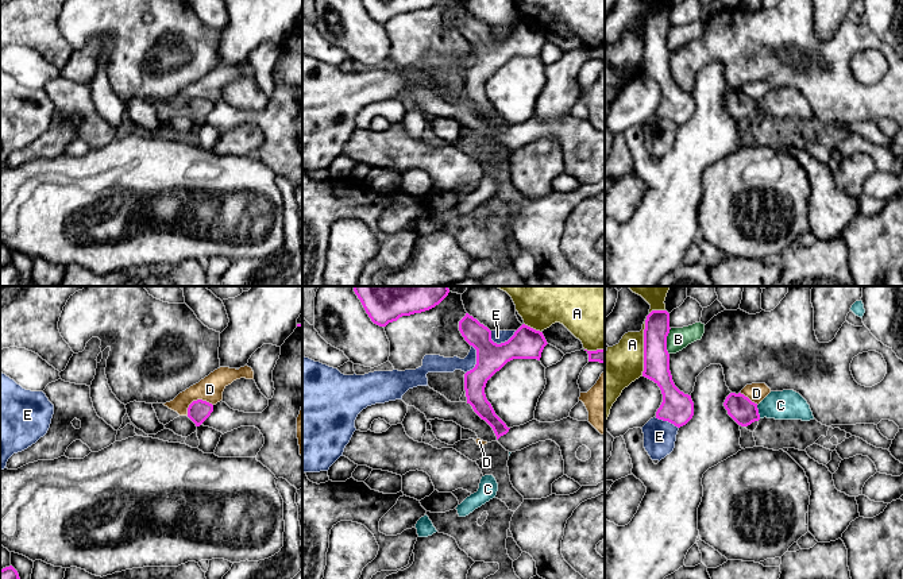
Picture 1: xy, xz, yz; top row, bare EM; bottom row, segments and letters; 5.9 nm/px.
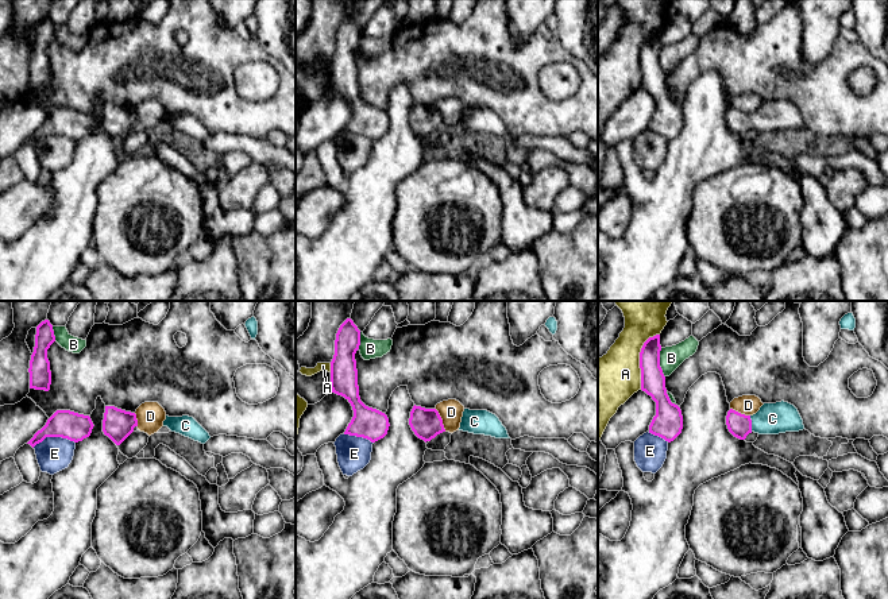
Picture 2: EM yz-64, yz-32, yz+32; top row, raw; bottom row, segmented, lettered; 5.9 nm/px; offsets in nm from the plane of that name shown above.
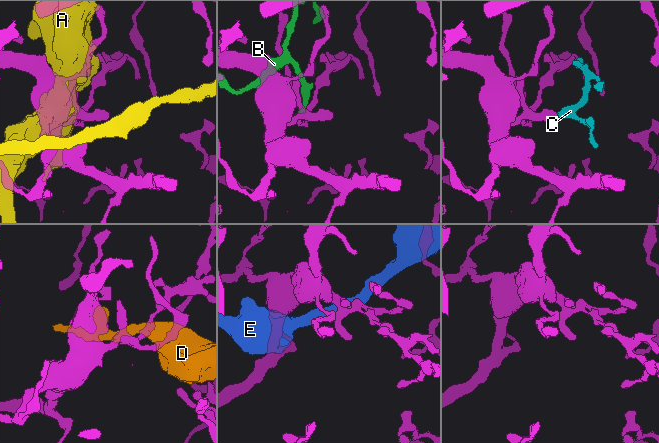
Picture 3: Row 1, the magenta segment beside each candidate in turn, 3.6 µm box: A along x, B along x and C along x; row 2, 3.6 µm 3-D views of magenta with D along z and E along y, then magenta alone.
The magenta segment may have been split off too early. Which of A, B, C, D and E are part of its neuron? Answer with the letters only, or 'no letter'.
C

